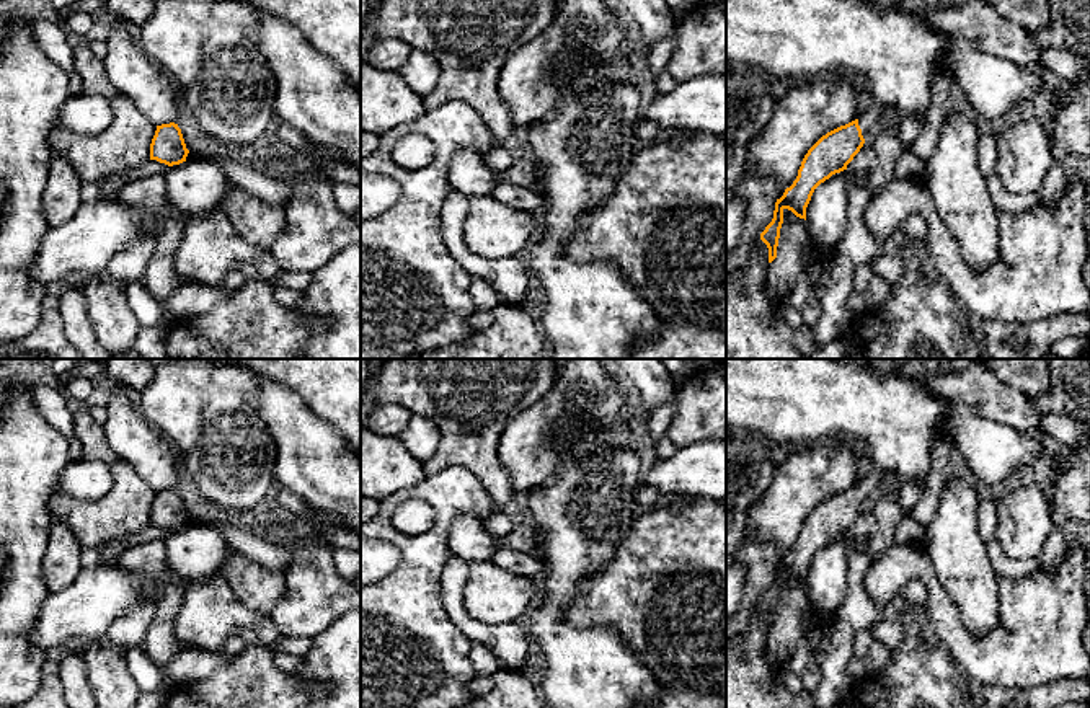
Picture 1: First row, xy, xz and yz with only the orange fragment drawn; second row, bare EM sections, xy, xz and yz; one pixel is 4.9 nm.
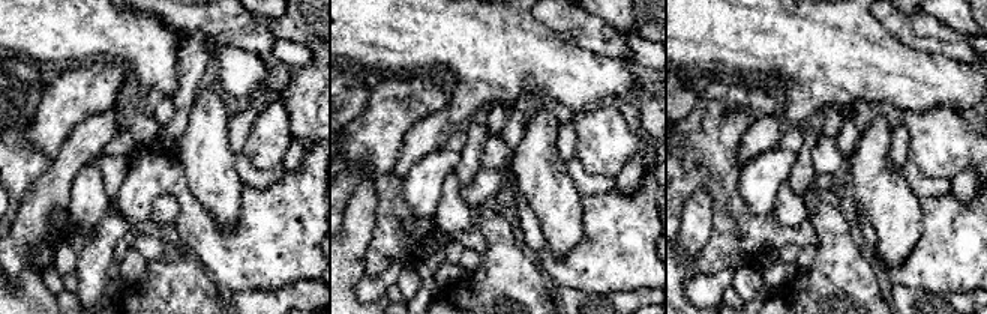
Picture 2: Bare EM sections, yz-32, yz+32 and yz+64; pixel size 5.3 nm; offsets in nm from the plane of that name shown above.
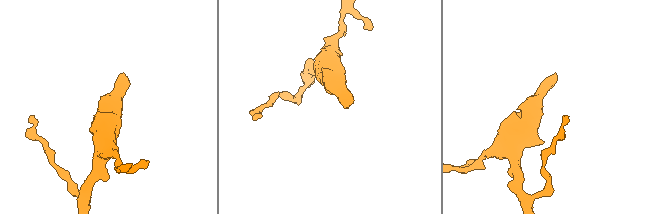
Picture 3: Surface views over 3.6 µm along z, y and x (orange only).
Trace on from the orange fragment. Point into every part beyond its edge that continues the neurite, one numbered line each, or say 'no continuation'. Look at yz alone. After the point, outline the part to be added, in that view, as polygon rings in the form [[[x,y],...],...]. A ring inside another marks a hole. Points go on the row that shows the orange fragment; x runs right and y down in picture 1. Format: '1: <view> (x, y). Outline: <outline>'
1: yz (896, 54). Outline: [[[726,0],[726,64],[759,69],[772,80],[791,80],[795,85],[839,73],[855,75],[868,95],[858,113],[865,142],[894,116],[922,117],[930,106],[937,75],[950,75],[951,88],[963,91],[969,111],[995,126],[1015,114],[1028,113],[1039,98],[1052,98],[1052,91],[1043,88],[1036,73],[986,54],[961,36],[933,29],[914,13],[886,10],[870,0]]]

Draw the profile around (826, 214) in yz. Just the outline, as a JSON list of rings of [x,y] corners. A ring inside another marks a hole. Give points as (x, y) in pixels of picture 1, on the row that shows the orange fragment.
[[[844,170],[821,183],[806,207],[806,225],[819,251],[831,254],[842,241],[847,228],[847,199],[852,183],[866,175]]]

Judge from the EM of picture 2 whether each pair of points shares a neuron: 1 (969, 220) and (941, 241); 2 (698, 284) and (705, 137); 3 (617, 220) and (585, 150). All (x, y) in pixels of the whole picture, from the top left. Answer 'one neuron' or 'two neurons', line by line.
1: one neuron
2: two neurons
3: two neurons

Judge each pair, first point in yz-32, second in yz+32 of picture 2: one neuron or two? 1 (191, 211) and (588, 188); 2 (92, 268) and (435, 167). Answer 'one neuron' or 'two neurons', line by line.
1: two neurons
2: two neurons

